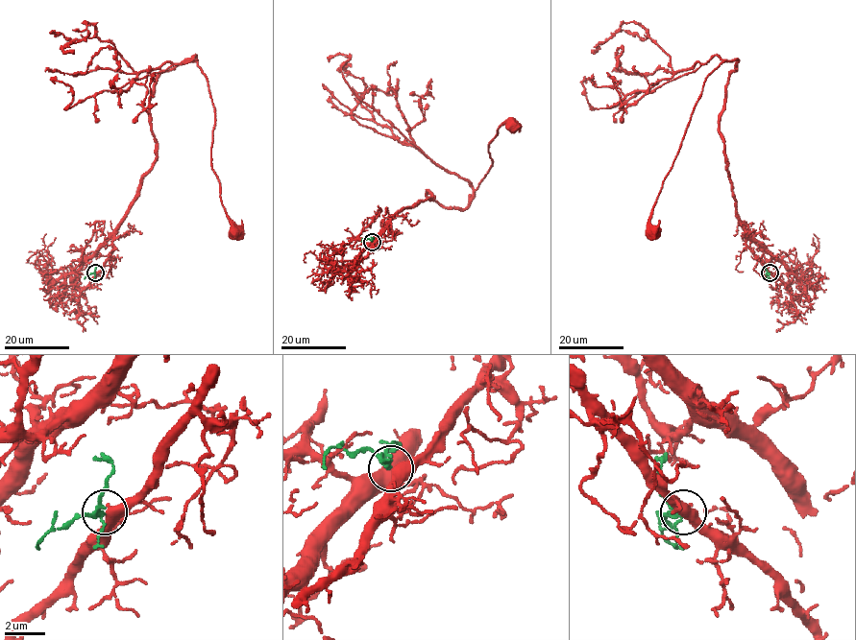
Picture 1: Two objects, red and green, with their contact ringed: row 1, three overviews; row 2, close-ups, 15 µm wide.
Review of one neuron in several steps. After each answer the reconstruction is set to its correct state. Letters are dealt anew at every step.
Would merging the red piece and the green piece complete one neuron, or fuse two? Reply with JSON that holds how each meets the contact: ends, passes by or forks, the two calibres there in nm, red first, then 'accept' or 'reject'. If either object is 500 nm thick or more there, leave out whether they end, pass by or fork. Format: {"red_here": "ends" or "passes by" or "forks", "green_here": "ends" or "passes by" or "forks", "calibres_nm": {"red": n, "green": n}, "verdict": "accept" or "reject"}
{"red_here": "passes by", "green_here": "forks", "calibres_nm": {"red": 480, "green": 180}, "verdict": "accept"}

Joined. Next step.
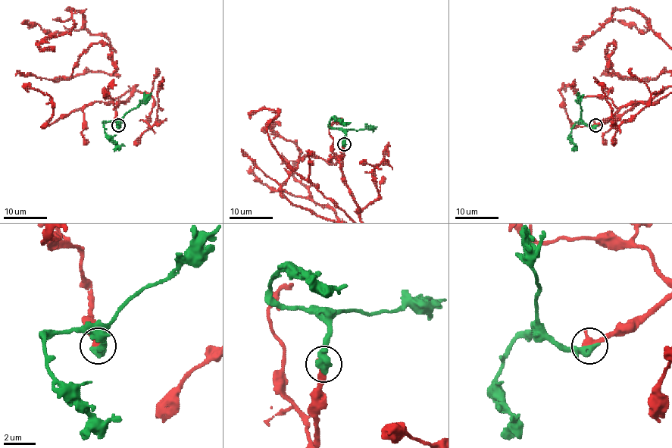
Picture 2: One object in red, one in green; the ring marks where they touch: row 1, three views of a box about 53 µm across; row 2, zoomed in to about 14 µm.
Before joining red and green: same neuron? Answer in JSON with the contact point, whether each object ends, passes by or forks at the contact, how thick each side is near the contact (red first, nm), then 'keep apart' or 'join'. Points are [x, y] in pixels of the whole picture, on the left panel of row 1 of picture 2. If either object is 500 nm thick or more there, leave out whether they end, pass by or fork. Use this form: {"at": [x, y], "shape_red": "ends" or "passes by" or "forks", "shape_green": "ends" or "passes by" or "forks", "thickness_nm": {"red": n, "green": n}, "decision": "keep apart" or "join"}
{"at": [118, 125], "thickness_nm": {"red": 440, "green": 600}, "decision": "join"}

